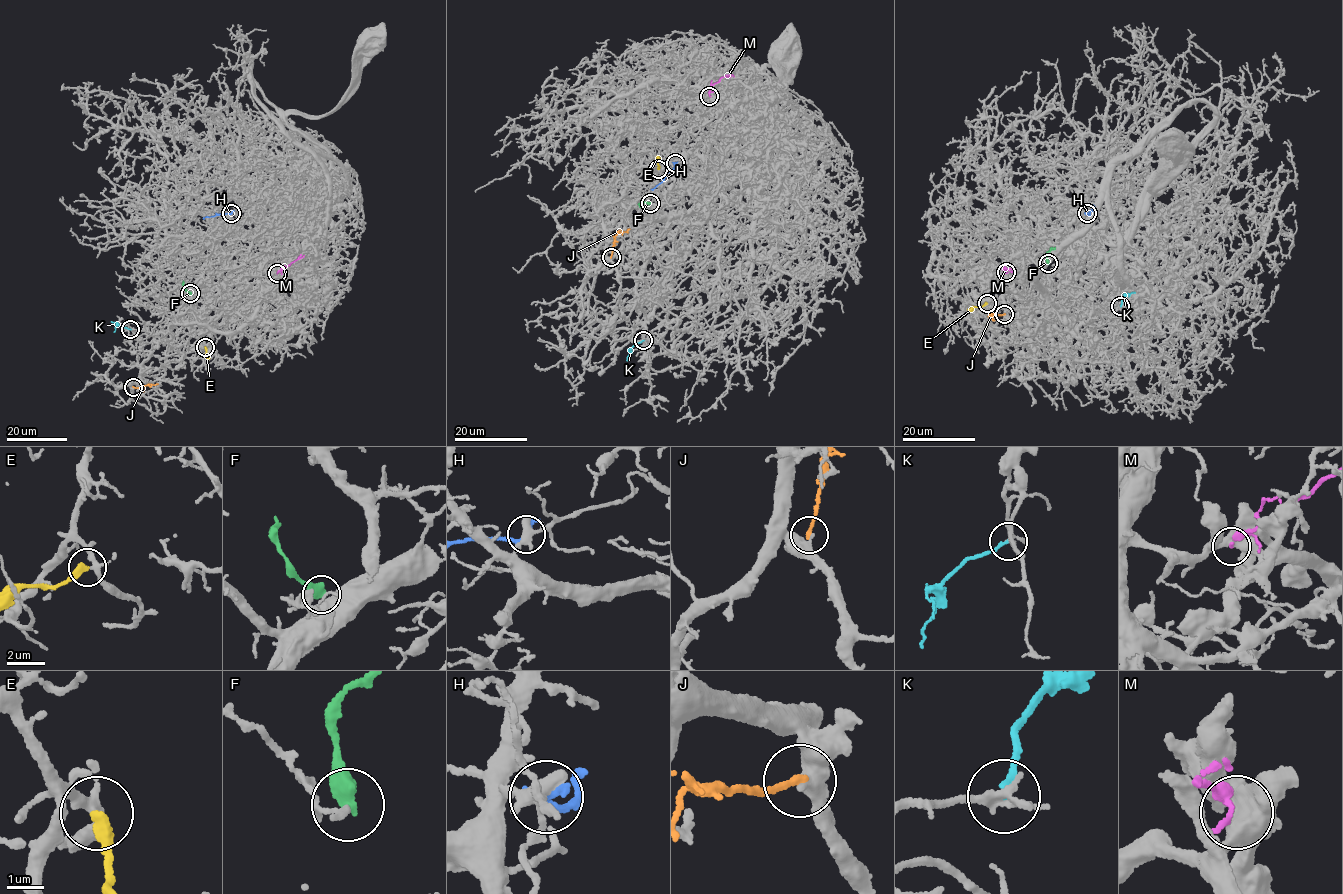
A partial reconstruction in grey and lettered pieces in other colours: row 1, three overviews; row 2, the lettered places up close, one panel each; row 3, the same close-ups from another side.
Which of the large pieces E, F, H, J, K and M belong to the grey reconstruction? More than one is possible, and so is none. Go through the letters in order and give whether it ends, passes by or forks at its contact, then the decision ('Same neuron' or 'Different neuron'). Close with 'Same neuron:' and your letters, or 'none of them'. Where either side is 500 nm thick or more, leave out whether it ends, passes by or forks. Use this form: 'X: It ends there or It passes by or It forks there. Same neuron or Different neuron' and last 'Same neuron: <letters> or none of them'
E: It ends there. Different neuron
F: Different neuron
H: It ends there. Different neuron
J: It ends there. Different neuron
K: It ends there. Different neuron
M: Different neuron
Same neuron: none of them

